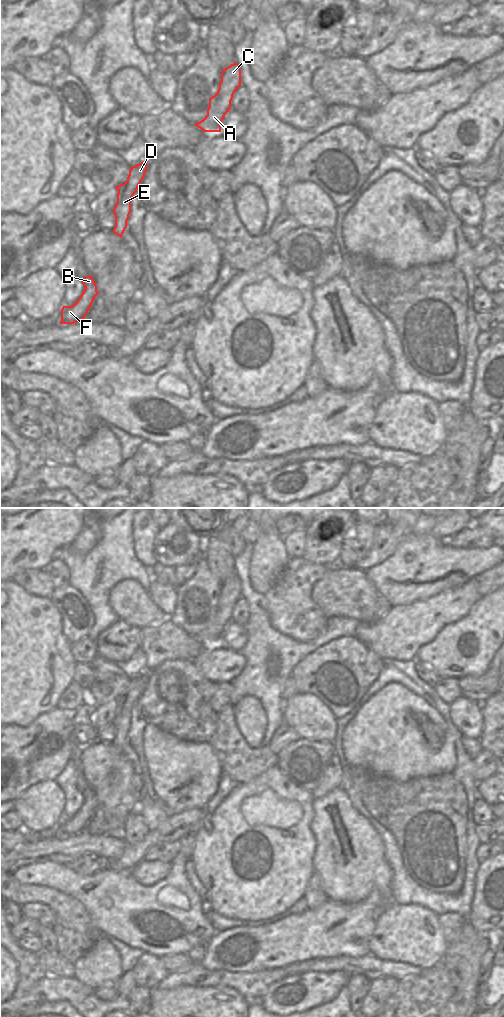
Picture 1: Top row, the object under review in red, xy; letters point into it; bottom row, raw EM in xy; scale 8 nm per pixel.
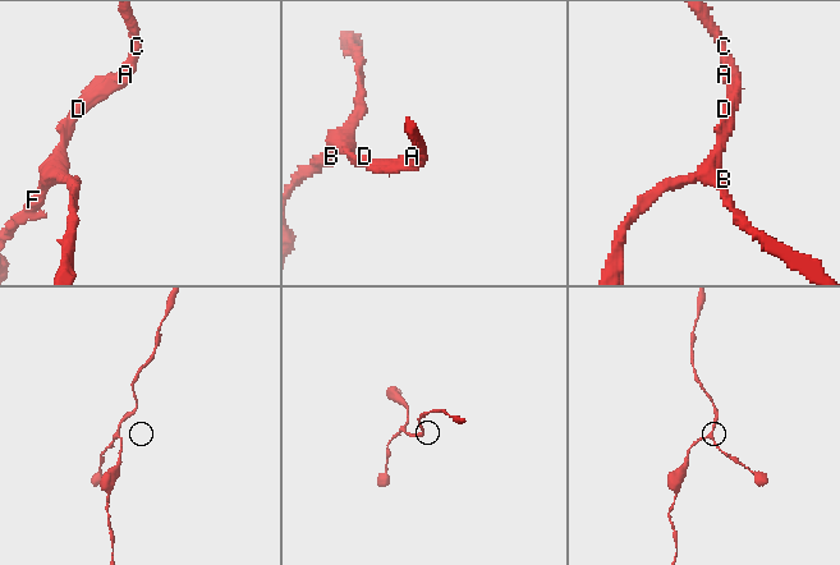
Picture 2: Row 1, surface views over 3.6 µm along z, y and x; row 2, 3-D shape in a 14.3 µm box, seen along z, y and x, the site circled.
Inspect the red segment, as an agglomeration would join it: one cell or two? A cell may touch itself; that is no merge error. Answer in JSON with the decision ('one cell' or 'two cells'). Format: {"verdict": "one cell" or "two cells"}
{"verdict": "one cell"}

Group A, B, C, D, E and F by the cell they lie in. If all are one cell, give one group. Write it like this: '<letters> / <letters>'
A B C D E F

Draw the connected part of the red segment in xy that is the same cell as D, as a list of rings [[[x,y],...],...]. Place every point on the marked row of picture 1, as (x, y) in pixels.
[[[147,160],[131,166],[127,181],[120,184],[115,188],[118,190],[117,203],[113,209],[115,215],[115,227],[113,233],[122,237],[125,229],[127,228],[127,221],[131,213],[131,199],[137,192],[137,189],[145,177],[147,171]]]

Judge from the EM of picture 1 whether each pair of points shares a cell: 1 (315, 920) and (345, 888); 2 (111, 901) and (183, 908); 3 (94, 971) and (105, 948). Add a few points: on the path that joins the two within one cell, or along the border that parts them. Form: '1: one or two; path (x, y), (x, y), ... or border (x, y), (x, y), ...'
1: two; border (329, 899), (346, 903), (357, 902)
2: one; path (129, 908), (165, 908)
3: one; path (100, 965), (103, 960), (103, 954)

